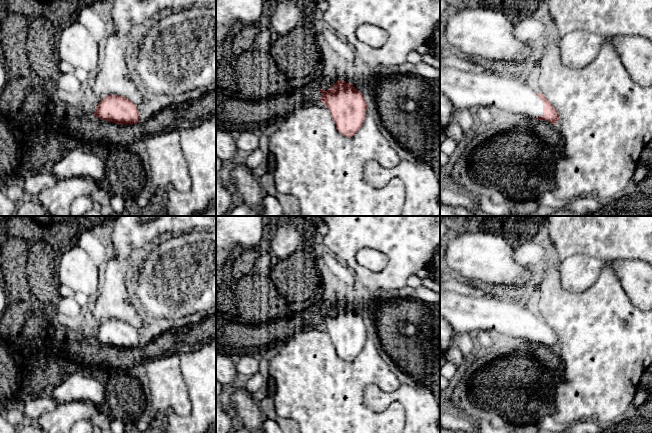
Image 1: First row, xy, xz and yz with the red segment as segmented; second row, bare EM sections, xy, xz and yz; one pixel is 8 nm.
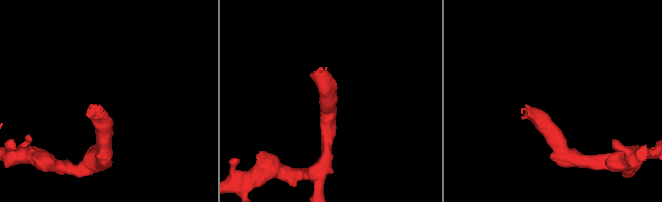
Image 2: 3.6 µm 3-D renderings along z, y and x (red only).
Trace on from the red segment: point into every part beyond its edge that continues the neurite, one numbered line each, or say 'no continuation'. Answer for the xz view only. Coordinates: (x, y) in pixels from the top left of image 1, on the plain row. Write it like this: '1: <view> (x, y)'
1: xz (327, 308)

